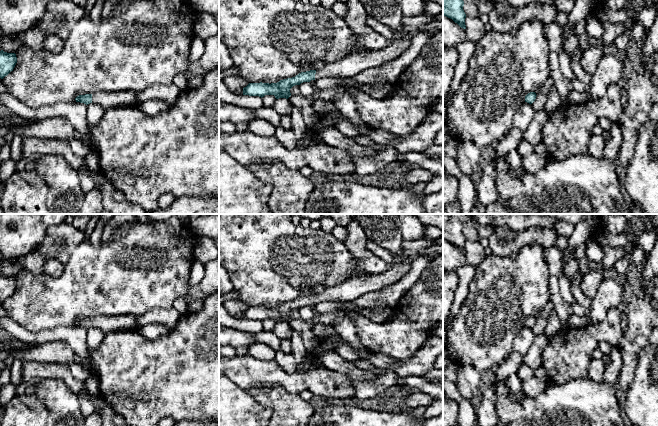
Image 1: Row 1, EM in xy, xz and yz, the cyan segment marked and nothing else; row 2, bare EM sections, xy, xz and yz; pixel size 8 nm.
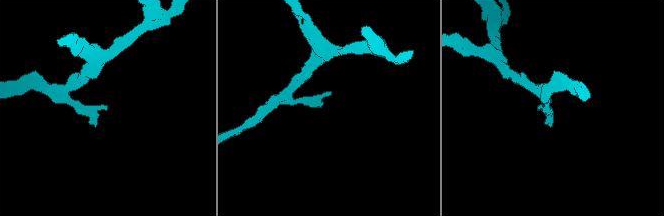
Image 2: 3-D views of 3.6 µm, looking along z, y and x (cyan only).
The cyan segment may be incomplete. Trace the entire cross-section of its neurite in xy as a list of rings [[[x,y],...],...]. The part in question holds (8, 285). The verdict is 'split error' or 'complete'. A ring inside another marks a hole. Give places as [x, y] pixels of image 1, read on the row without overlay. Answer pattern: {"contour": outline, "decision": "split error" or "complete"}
{"contour": [[[3,274],[0,275],[0,302],[3,303],[11,295],[13,295],[17,287],[17,281],[15,277],[7,277]]], "decision": "complete"}

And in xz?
{"contour": [[[407,254],[400,263],[394,263],[391,268],[381,275],[354,277],[341,285],[328,289],[319,294],[301,296],[295,301],[280,304],[277,307],[249,307],[243,312],[243,319],[264,321],[274,319],[276,323],[291,320],[290,313],[303,306],[319,302],[350,302],[363,294],[374,292],[385,286],[399,281],[411,268],[413,254]]], "decision": "split error"}

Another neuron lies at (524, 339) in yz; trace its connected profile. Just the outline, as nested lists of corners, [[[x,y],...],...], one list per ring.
[[[524,326],[519,331],[515,341],[514,341],[514,348],[513,351],[524,357],[528,349],[530,348],[533,339],[534,339],[534,333],[532,328],[529,328],[527,326]]]

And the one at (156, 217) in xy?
[[[146,214],[150,219],[160,222],[168,220],[169,218],[175,216],[175,214]]]

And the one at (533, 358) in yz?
[[[545,333],[535,336],[523,362],[534,369],[541,367],[542,354],[548,342],[549,338]]]

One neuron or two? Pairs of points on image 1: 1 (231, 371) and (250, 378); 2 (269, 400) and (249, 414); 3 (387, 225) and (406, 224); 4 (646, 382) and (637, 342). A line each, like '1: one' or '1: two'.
1: one
2: two
3: two
4: two

